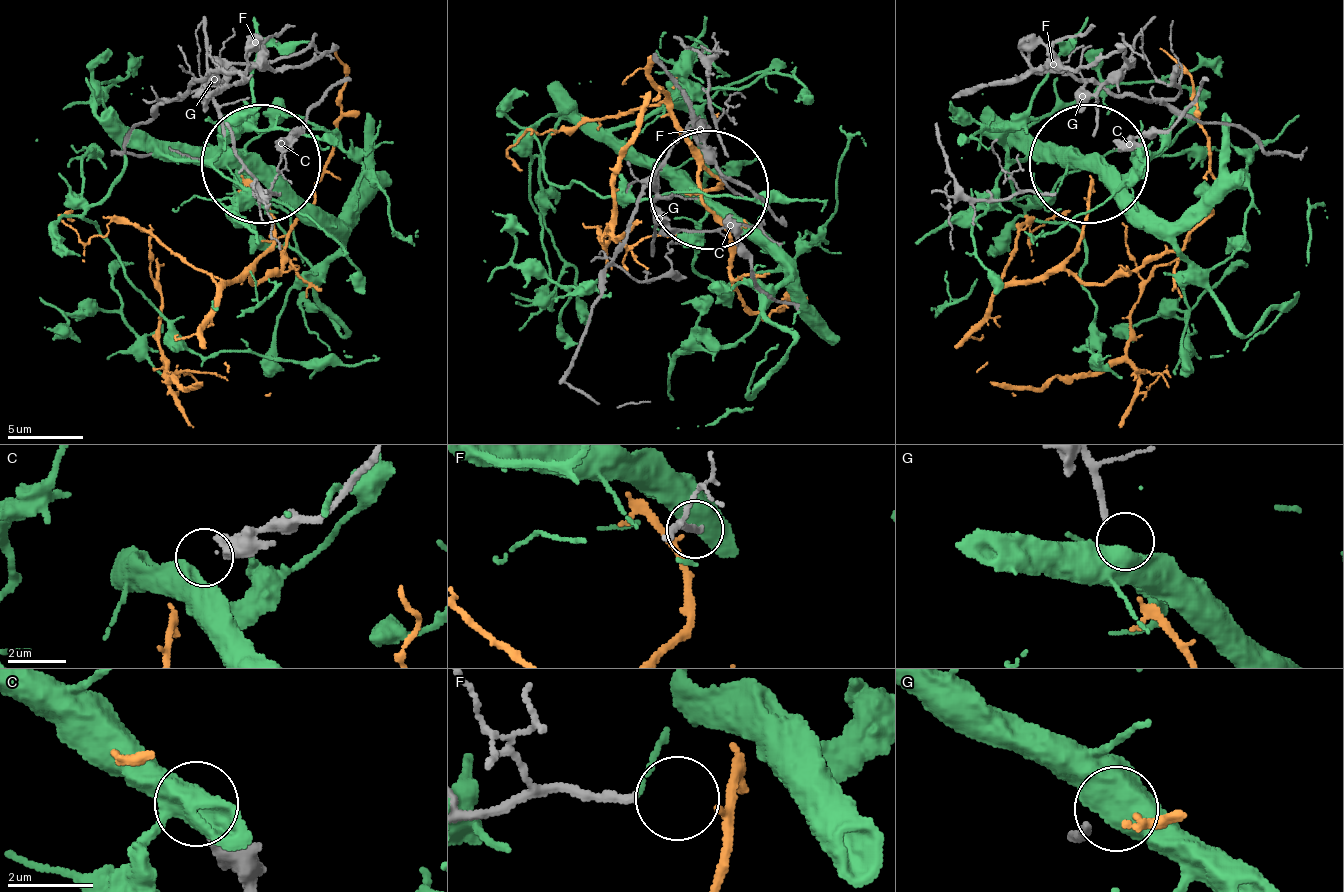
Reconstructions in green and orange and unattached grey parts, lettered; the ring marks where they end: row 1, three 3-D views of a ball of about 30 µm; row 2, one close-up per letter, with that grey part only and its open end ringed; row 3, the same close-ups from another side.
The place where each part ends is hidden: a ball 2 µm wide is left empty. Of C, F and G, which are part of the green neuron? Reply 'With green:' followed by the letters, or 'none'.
With green: G

